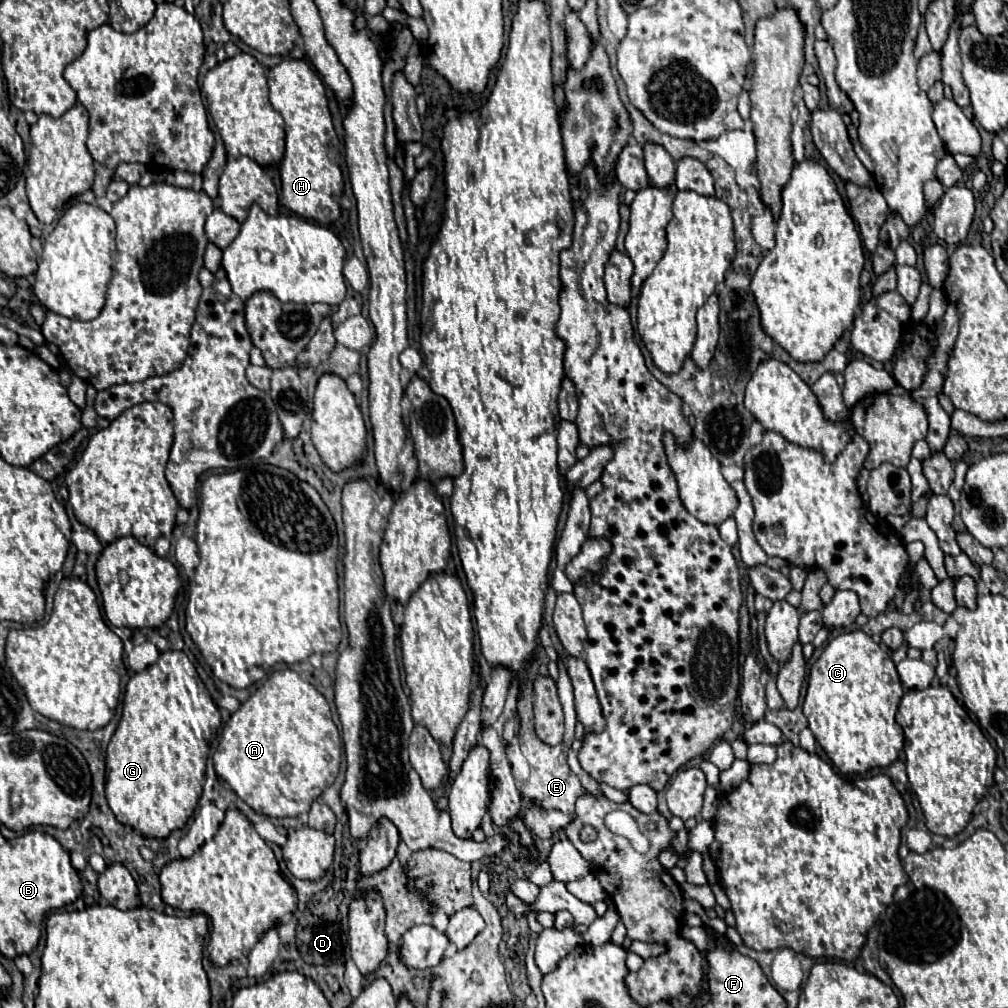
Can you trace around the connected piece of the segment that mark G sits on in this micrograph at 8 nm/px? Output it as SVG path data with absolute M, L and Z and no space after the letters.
M163 652L155 664L135 674L123 698L121 722L107 746L105 794L109 808L121 824L141 832L143 838L167 838L173 830L185 828L199 802L205 780L209 742L221 726L219 708L213 704L195 666L183 652Z

